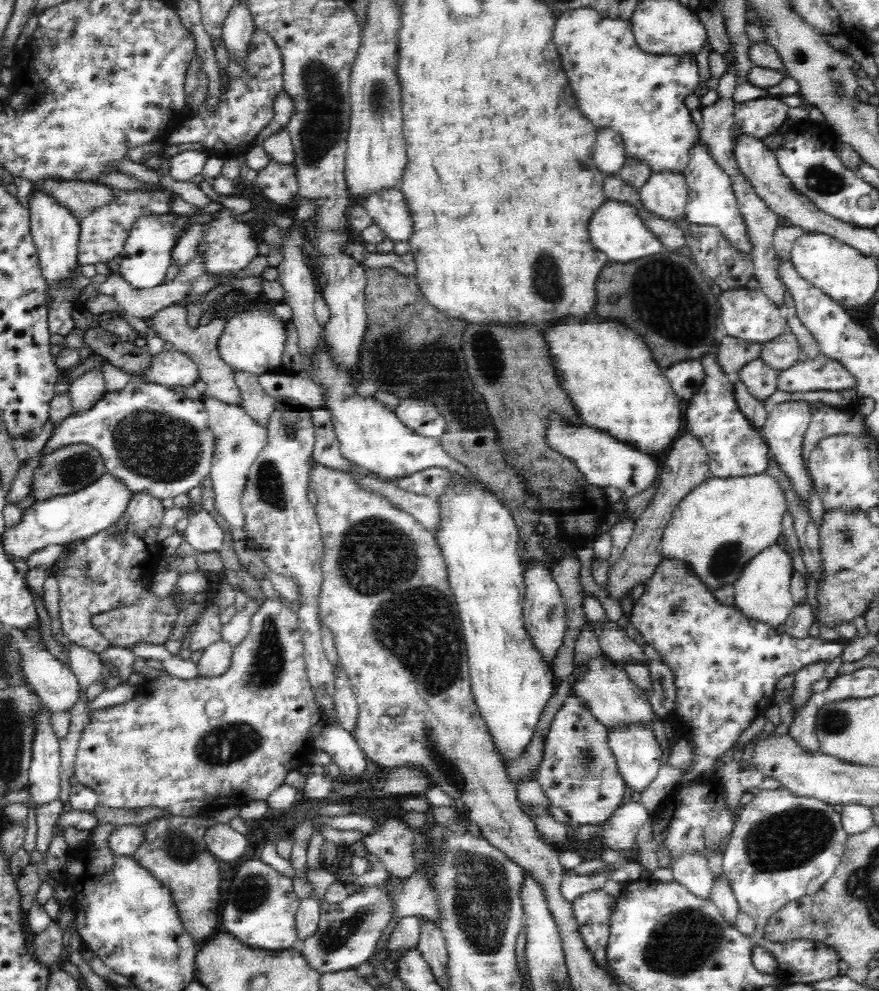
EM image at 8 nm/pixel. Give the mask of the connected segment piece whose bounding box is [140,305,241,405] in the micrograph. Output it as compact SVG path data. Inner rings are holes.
M175 305L162 308L160 312L156 312L156 314L152 315L151 318L146 320L140 327L143 329L154 329L154 331L158 333L158 337L160 337L164 343L170 342L172 348L185 353L195 361L196 367L199 368L201 380L204 380L207 384L208 388L206 393L209 397L216 398L227 404L240 405L239 391L234 382L235 372L220 359L218 349L216 349L216 340L220 337L222 330L225 328L225 323L228 318L229 317L226 315L216 315L206 326L190 328L187 324L187 316L184 312L184 308Z

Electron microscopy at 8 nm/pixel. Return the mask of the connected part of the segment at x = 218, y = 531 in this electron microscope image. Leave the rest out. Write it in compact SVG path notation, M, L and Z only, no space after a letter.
M206 509L188 513L189 523L183 533L183 540L198 552L218 551L222 546L224 532Z

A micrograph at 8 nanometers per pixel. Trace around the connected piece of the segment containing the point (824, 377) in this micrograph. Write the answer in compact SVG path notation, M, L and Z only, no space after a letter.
M820 354L814 360L803 358L795 369L778 372L777 392L798 394L816 390L852 388L856 381L838 361Z

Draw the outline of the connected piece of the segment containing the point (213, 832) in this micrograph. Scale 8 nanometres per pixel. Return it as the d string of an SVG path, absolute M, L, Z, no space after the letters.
M217 824L205 832L204 844L214 858L231 863L244 854L248 841L229 824Z

